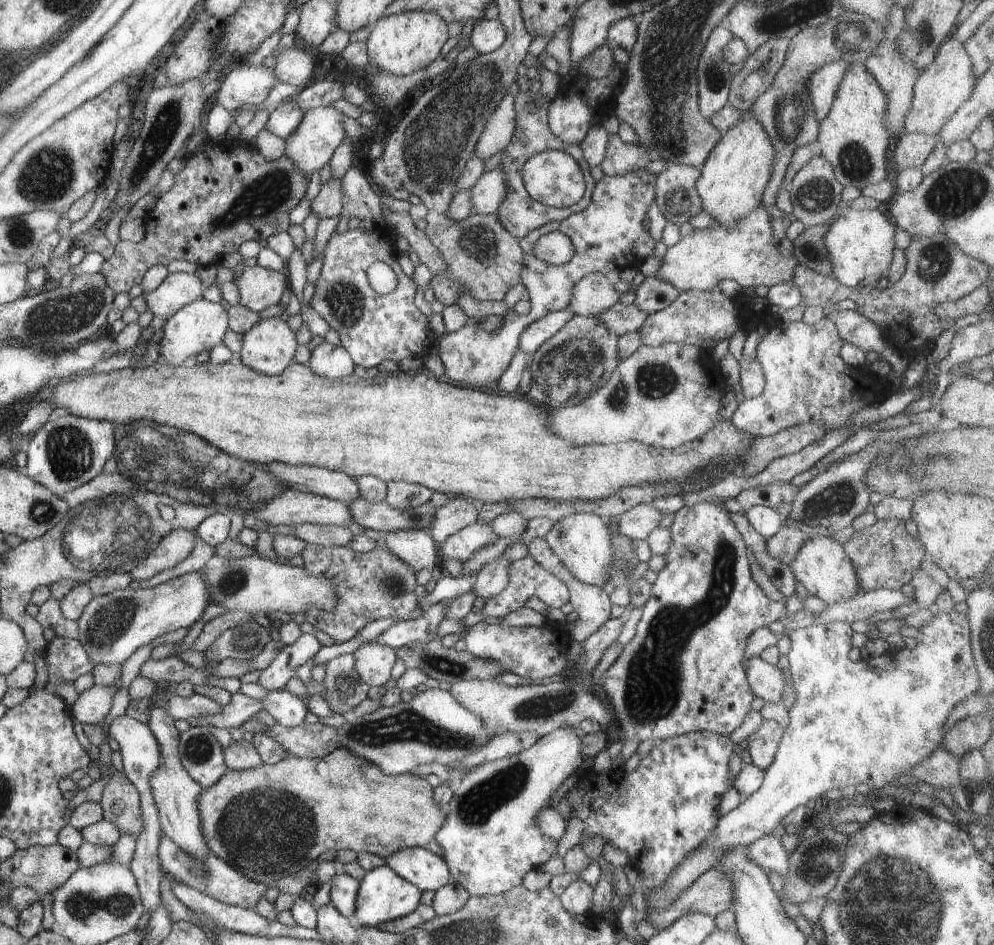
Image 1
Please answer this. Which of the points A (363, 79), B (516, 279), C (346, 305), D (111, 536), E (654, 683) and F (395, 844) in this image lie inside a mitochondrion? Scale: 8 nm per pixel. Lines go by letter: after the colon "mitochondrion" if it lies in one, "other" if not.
A: other
B: other
C: mitochondrion
D: mitochondrion
E: mitochondrion
F: other

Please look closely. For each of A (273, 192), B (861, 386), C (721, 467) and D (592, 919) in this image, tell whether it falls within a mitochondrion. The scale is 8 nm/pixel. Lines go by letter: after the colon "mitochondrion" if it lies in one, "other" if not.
A: mitochondrion
B: other
C: other
D: other

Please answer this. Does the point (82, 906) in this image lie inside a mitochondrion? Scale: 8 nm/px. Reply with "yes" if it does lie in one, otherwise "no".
yes

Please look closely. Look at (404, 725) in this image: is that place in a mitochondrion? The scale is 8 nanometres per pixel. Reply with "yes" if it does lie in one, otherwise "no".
yes

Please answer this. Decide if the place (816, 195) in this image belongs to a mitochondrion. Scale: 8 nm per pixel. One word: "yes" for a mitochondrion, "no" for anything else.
yes

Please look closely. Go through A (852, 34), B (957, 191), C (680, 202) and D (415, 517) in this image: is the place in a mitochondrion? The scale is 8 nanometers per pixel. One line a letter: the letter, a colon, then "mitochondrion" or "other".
A: mitochondrion
B: mitochondrion
C: mitochondrion
D: mitochondrion

